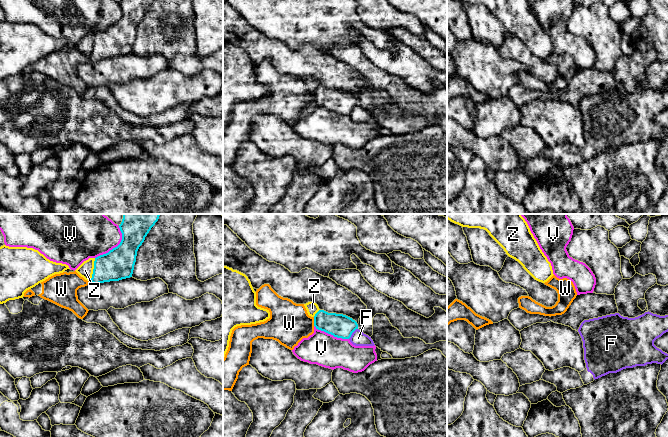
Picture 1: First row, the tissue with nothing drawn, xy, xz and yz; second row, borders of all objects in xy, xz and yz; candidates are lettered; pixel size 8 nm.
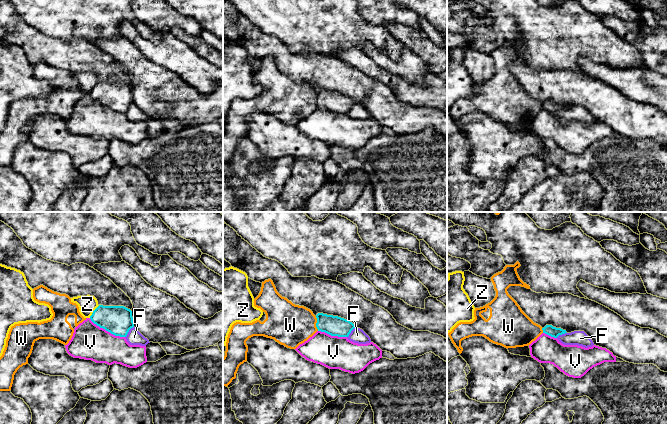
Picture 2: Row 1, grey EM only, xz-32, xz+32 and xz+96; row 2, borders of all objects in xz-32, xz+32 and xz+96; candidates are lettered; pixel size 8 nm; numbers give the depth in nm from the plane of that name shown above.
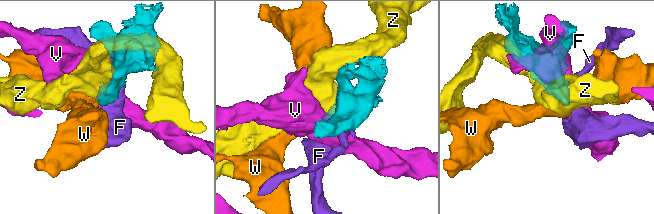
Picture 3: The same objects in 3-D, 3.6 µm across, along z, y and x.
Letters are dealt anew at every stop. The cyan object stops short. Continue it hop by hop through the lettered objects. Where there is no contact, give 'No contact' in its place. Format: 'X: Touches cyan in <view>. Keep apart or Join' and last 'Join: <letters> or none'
F: Touches cyan in xz. Keep apart
V: Touches cyan in xy. Keep apart
W: Touches cyan in xz. Keep apart
Z: Touches cyan in xy. Keep apart
Join: none

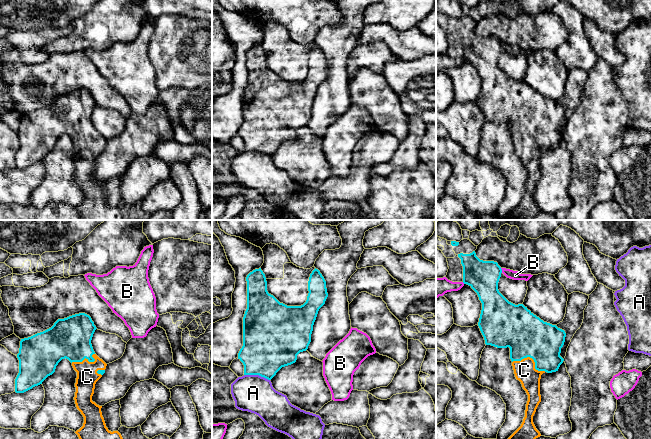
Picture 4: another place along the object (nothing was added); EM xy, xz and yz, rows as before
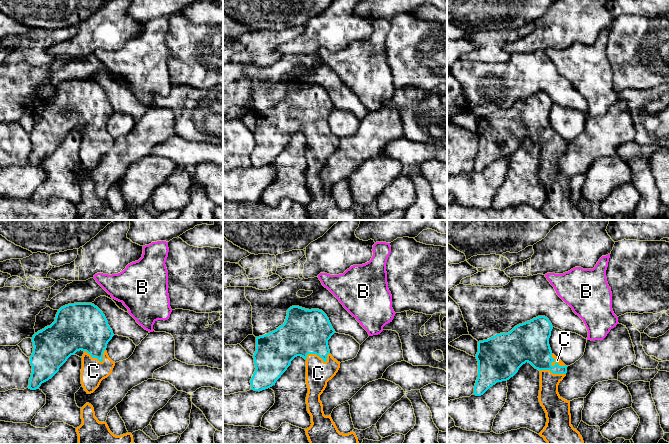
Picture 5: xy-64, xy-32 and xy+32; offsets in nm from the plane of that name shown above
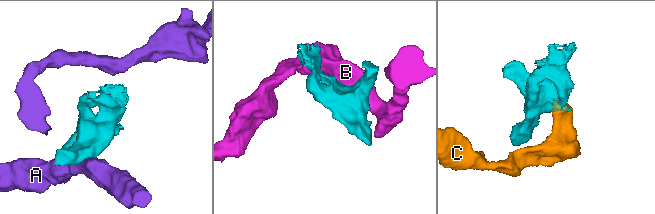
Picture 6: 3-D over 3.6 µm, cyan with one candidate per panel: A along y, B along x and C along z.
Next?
A: Touches cyan in xz. Keep apart
B: Touches cyan in yz. Keep apart
C: Touches cyan in yz. Join
Join: C

